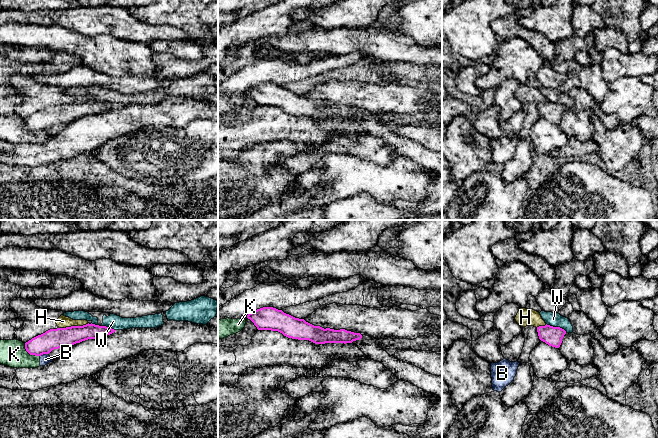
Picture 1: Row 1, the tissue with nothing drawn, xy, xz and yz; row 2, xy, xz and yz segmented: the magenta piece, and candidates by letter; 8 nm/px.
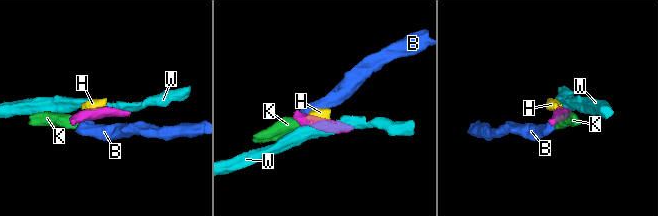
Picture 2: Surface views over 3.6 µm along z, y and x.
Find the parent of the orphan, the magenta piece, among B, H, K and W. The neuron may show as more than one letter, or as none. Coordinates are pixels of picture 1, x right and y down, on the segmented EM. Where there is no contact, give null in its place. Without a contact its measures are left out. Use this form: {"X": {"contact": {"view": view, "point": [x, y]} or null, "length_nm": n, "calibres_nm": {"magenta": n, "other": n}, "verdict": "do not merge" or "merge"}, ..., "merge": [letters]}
{"B": {"contact": {"view": "xy", "point": [44, 353]}, "length_nm": 80, "calibres_nm": {"magenta": 160, "other": 90}, "verdict": "do not merge"}, "H": {"contact": {"view": "xy", "point": [73, 326]}, "length_nm": 240, "calibres_nm": {"magenta": 160, "other": 90}, "verdict": "do not merge"}, "K": {"contact": {"view": "xy", "point": [29, 353]}, "length_nm": 170, "calibres_nm": {"magenta": 160, "other": 200}, "verdict": "do not merge"}, "W": {"contact": {"view": "yz", "point": [556, 327]}, "length_nm": 180, "calibres_nm": {"magenta": 150, "other": 110}, "verdict": "do not merge"}, "merge": []}

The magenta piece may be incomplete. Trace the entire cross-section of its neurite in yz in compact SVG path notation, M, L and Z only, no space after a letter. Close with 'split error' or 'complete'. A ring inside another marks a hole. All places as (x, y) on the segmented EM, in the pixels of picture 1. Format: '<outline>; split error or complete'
M550 325L537 327L539 339L549 346L559 348L566 331L560 327Z; complete

